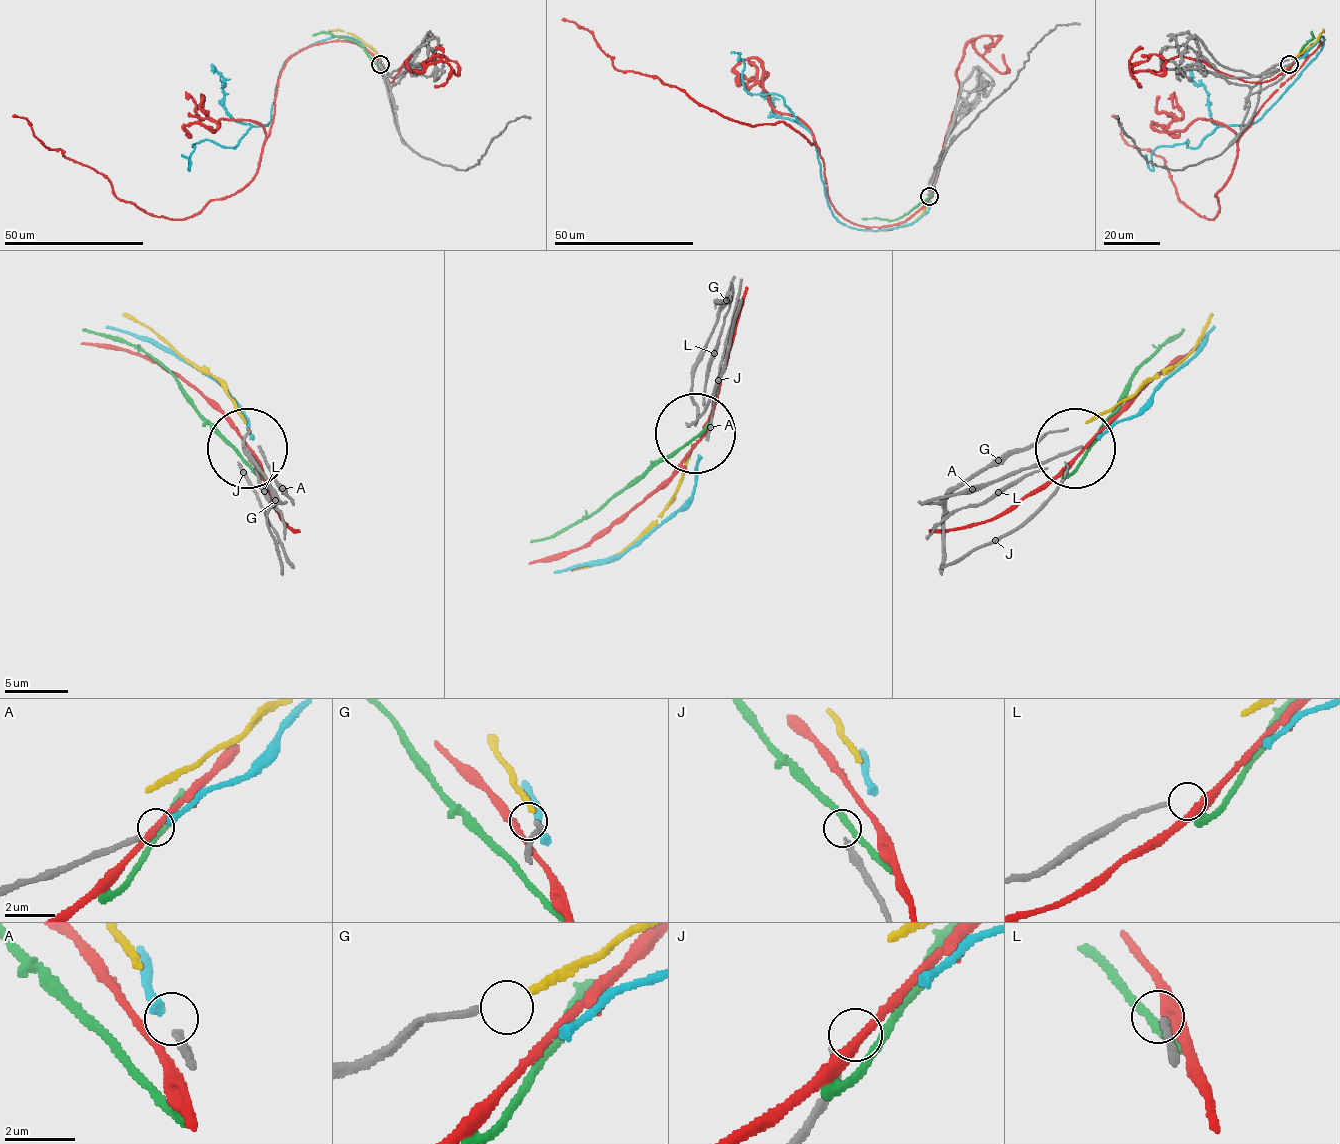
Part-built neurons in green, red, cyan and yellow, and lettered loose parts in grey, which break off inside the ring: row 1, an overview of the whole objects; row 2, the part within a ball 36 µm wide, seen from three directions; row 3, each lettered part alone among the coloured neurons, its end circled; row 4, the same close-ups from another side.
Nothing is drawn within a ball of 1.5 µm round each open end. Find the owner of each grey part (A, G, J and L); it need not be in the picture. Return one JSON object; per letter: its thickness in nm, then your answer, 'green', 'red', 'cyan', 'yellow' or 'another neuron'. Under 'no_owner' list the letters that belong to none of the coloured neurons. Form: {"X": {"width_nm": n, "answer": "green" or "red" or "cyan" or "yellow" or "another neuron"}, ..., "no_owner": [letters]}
{"A": {"width_nm": 240, "answer": "cyan"}, "G": {"width_nm": 200, "answer": "yellow"}, "J": {"width_nm": 240, "answer": "another neuron"}, "L": {"width_nm": 160, "answer": "another neuron"}, "no_owner": ["J", "L"]}

